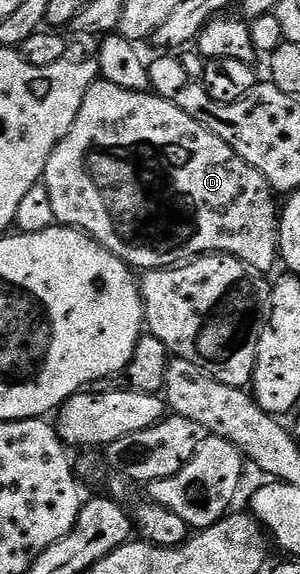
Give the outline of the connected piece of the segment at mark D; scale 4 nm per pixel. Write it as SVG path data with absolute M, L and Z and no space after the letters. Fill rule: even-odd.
M98 78L97 82L91 85L91 89L87 89L87 97L83 97L83 105L79 109L79 117L75 117L75 125L71 125L71 129L67 133L67 137L63 137L63 141L59 141L59 145L55 145L55 149L49 158L49 169L47 172L48 178L53 178L55 182L48 184L49 192L51 193L51 206L55 209L55 217L57 223L62 227L73 227L77 231L84 231L86 235L93 238L96 243L103 245L103 249L110 251L115 257L119 257L124 263L129 264L130 268L138 269L142 272L146 271L161 271L165 267L176 267L182 263L188 263L190 259L196 259L198 255L233 255L239 261L243 261L247 265L251 265L251 269L260 271L262 273L269 273L274 265L277 265L279 259L279 242L280 242L280 228L279 228L279 209L274 205L273 190L269 183L261 173L249 163L243 161L241 157L222 138L217 137L203 125L199 125L199 121L195 121L195 117L187 117L187 113L183 113L183 109L178 109L177 106L171 105L171 101L167 101L163 97L154 95L149 91L132 91L131 89L119 89L119 85L111 85L106 79Z

